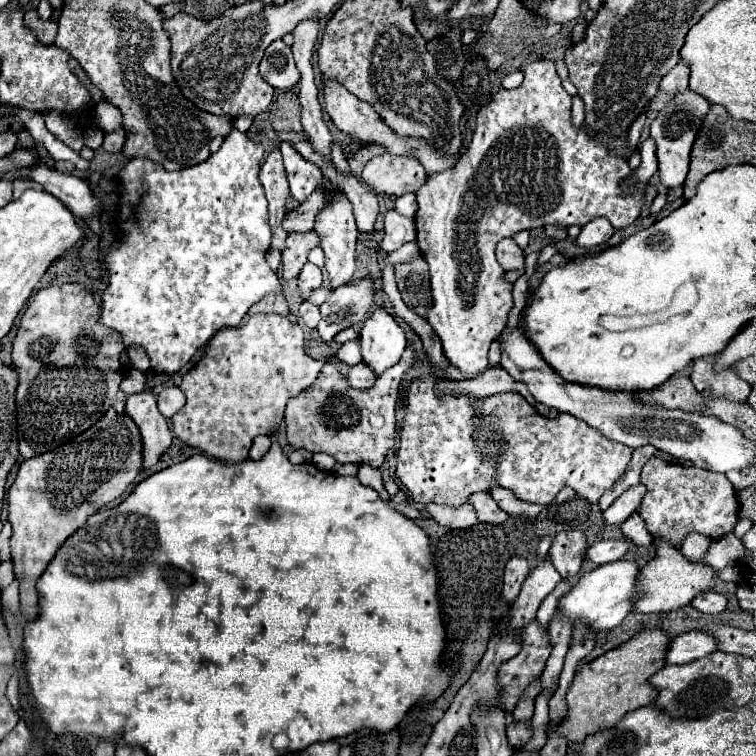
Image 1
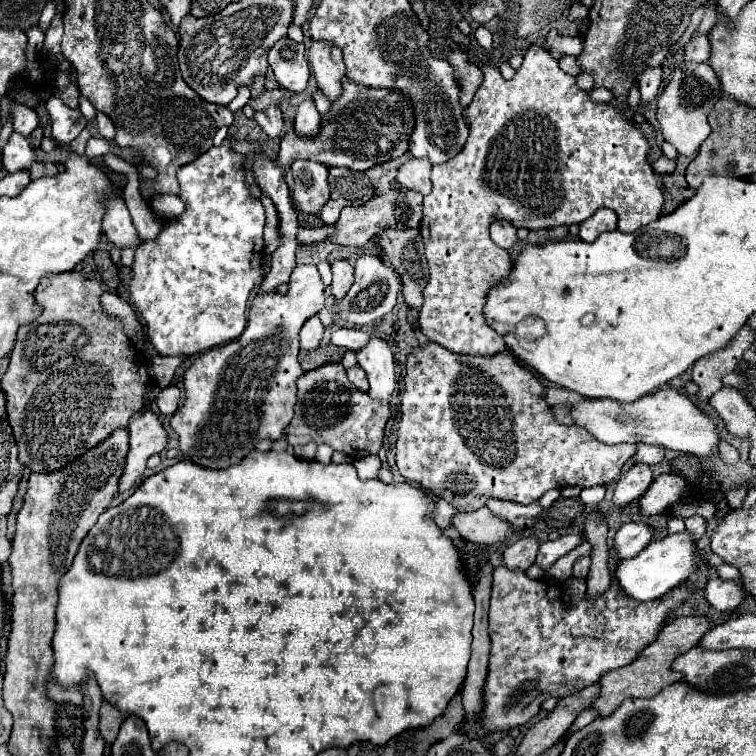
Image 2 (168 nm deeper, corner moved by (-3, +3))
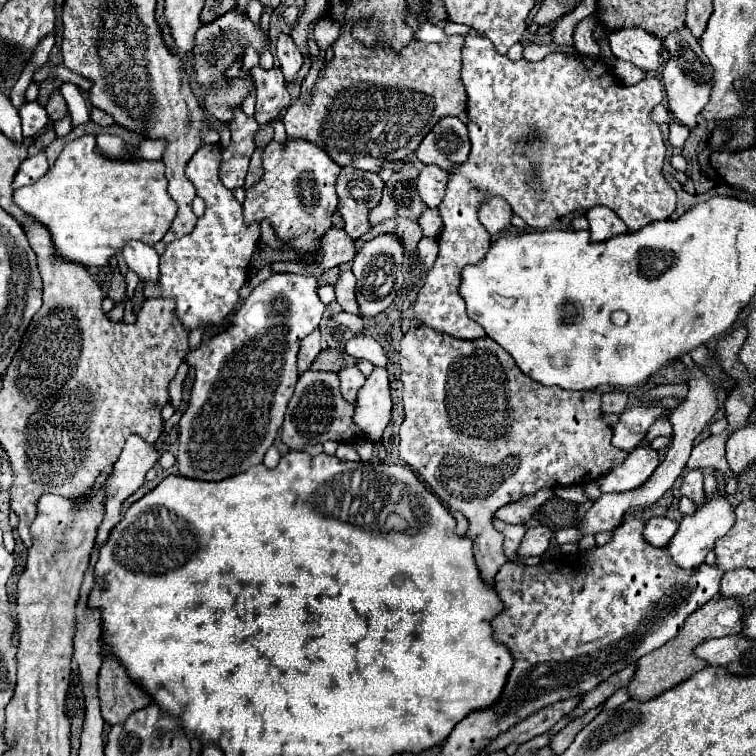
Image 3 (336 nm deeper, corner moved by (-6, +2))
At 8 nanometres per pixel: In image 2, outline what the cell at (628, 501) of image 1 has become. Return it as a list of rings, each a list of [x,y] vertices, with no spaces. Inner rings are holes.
[[[631,466],[619,480],[615,486],[615,494],[613,494],[613,502],[617,508],[625,508],[631,502],[639,500],[651,486],[653,482],[653,474],[649,466]]]

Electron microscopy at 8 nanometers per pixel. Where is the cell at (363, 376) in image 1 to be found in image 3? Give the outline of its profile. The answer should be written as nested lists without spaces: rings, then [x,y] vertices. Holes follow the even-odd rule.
[[[346,367],[338,373],[340,377],[340,393],[346,401],[356,401],[356,395],[358,395],[358,389],[364,385],[364,375],[356,369],[356,367]]]

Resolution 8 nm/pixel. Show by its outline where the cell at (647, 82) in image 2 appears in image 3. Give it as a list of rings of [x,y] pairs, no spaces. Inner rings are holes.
[[[626,27],[612,31],[608,35],[612,53],[624,61],[634,63],[636,67],[644,69],[646,73],[658,71],[658,57],[662,39],[656,35],[650,35],[646,29],[640,27]]]

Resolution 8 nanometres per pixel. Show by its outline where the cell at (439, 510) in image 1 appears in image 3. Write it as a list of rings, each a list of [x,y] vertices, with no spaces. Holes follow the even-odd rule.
[[[494,519],[494,527],[496,527],[496,531],[500,531],[504,535],[504,555],[508,559],[512,559],[514,551],[518,549],[518,545],[520,545],[524,533],[526,533],[526,525],[510,525],[510,523],[504,523],[504,521]]]

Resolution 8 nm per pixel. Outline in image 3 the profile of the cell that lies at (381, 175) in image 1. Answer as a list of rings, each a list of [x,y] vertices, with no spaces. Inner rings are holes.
[[[426,165],[418,177],[418,191],[420,191],[422,201],[428,207],[438,207],[444,197],[446,183],[448,183],[448,171],[436,165]]]

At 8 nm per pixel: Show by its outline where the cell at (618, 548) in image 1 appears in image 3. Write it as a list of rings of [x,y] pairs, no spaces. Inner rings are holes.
[[[652,517],[646,523],[644,539],[648,539],[648,543],[652,543],[654,547],[666,547],[676,531],[678,531],[678,521],[668,517]]]

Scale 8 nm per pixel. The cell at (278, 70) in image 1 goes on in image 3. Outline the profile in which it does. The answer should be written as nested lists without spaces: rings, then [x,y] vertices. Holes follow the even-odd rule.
[[[280,33],[278,35],[278,41],[276,41],[276,57],[280,61],[280,69],[284,73],[284,79],[286,81],[292,81],[298,73],[298,69],[302,67],[304,63],[304,57],[300,53],[300,49],[294,45],[292,37],[286,35],[286,33]]]

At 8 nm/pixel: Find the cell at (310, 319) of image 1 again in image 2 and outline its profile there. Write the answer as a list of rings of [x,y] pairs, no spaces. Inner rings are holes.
[[[315,314],[315,316],[311,316],[305,324],[303,324],[303,328],[301,328],[301,348],[303,350],[315,350],[317,346],[319,346],[319,340],[321,340],[321,336],[323,336],[323,324],[321,324],[321,320],[319,320],[319,314]]]

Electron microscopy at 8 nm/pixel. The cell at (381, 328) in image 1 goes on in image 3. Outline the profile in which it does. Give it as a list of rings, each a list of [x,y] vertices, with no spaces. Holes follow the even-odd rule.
[[[374,367],[364,387],[358,391],[356,411],[352,419],[366,439],[378,443],[382,439],[386,425],[390,423],[390,411],[392,399],[388,373],[384,367]]]

